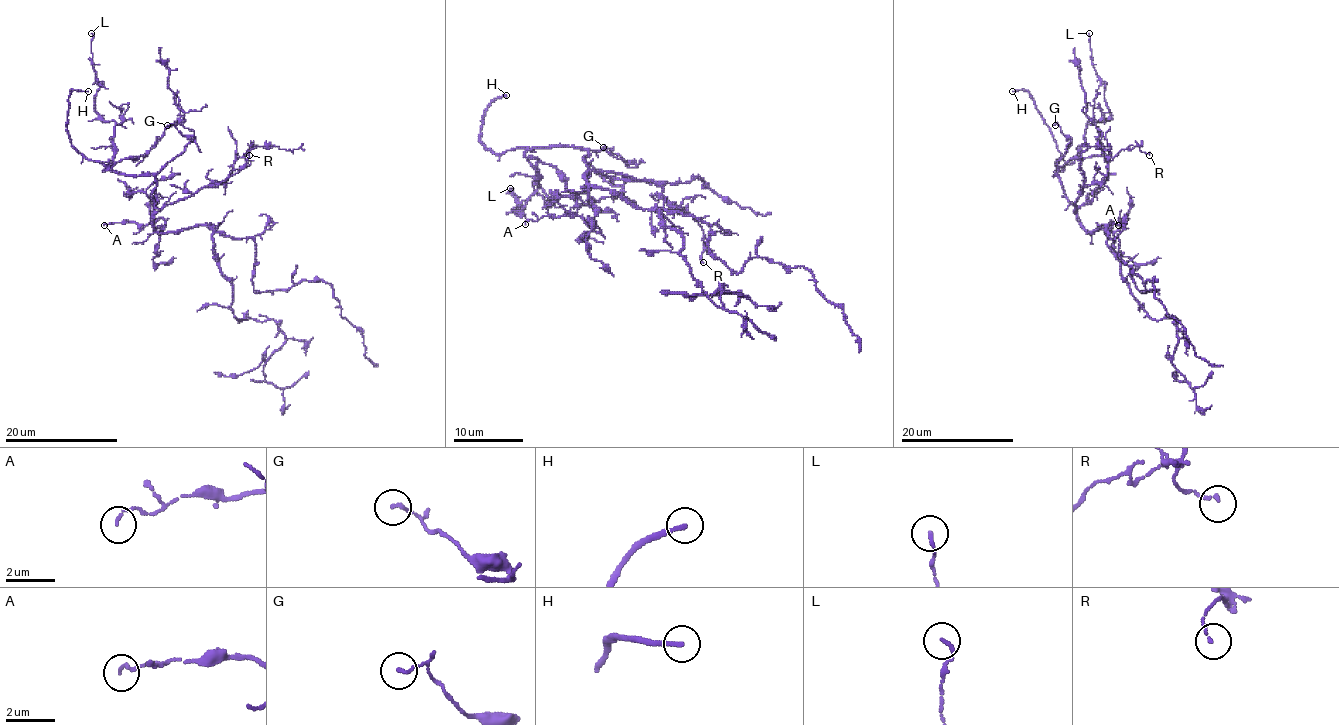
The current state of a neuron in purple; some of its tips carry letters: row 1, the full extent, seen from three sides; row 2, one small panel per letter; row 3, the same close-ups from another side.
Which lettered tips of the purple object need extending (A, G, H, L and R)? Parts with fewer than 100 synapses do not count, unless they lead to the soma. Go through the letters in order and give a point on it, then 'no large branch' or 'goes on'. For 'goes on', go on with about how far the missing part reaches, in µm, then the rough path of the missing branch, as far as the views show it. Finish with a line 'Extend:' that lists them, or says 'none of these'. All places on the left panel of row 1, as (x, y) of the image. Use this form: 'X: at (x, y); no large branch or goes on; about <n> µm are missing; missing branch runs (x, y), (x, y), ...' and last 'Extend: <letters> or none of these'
A: at (104, 225); no large branch
G: at (167, 125); no large branch
H: at (88, 91); goes on; about 35 µm are missing; missing branch runs (88, 91), (106, 87), (133, 63), (180, 53), (201, 37), (228, 30), (231, 16), (235, 15)
L: at (91, 33); no large branch
R: at (249, 155); no large branch
Extend: H

